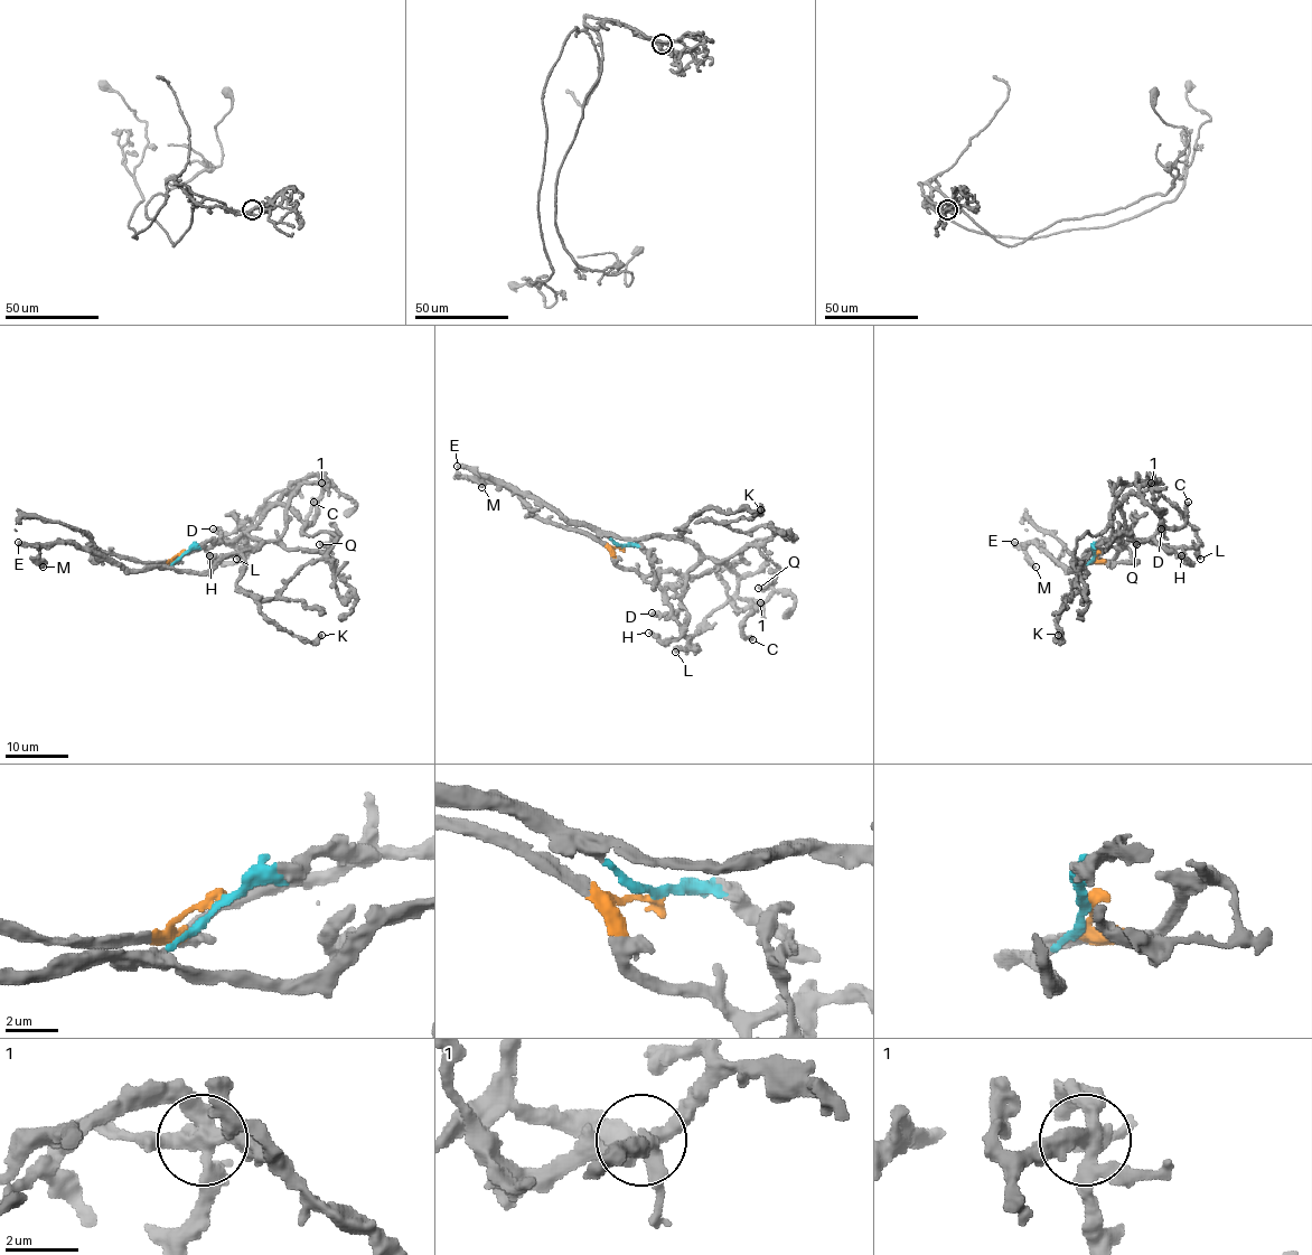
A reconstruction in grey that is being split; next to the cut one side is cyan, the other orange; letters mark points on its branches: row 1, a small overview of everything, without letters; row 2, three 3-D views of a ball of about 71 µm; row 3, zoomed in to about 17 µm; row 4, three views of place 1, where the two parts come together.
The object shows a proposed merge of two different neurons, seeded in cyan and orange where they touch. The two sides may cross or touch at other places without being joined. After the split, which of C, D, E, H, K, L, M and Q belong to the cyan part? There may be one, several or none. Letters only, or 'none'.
C, D, E, H, K, M, Q

